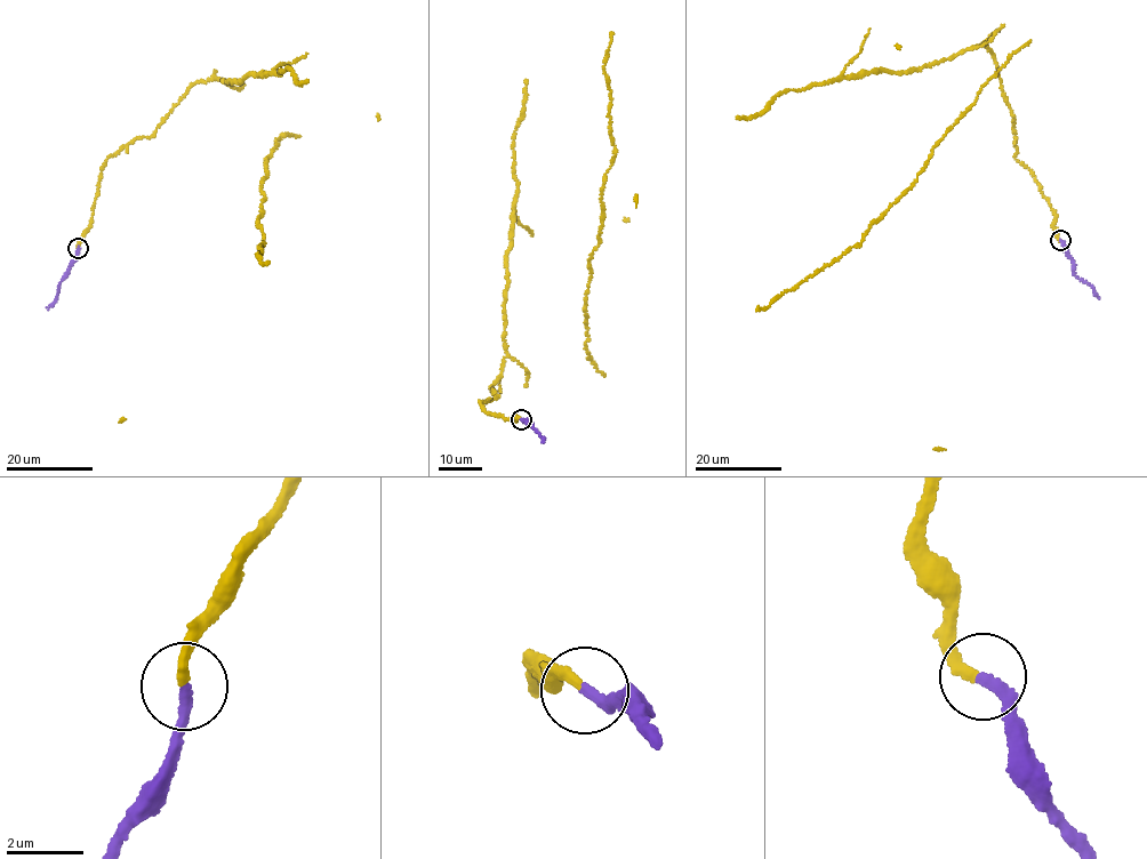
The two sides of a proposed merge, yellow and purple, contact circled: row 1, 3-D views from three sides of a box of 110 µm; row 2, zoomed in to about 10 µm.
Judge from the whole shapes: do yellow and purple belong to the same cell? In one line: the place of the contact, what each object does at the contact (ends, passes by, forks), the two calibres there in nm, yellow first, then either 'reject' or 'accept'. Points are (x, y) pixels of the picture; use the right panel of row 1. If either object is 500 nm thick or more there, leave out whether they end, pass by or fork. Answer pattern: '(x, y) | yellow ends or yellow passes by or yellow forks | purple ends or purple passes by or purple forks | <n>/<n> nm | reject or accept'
(1060, 240) | yellow ends | purple ends | 260/300 nm | reject

